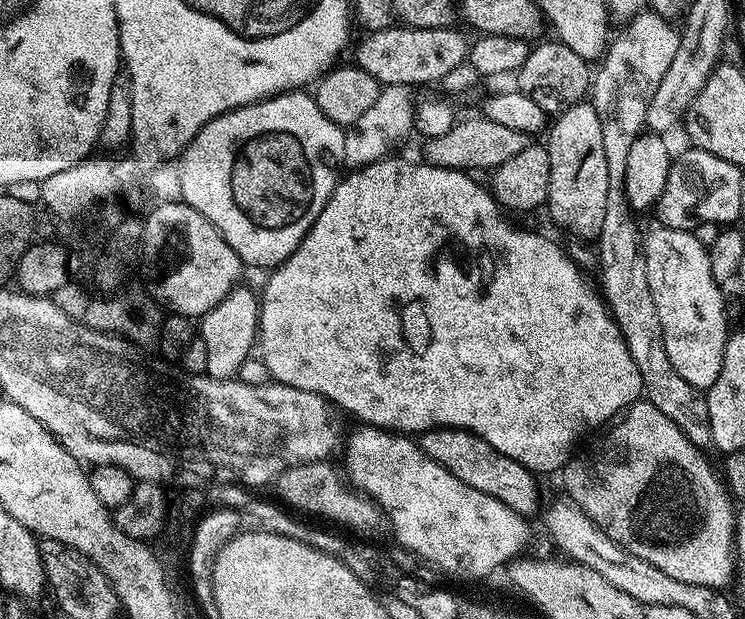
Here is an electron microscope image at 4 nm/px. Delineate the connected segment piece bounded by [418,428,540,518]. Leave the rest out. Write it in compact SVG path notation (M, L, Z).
M431 428L429 432L419 433L418 443L438 466L442 466L458 482L466 486L474 486L482 494L490 494L490 498L498 498L502 506L514 510L517 516L532 518L532 515L540 508L540 484L537 473L514 462L514 458L506 458L490 442L478 438L472 432L466 432L463 428Z

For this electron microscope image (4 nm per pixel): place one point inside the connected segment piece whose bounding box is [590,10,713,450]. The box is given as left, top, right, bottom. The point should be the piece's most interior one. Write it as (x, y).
(630, 71)

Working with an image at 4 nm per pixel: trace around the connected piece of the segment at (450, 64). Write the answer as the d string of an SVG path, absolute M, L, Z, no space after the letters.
M393 26L388 29L382 29L380 32L373 32L365 35L365 40L357 46L355 63L362 70L366 70L366 74L370 74L384 86L389 84L417 86L416 84L432 84L435 80L436 83L442 82L446 78L446 74L450 74L450 70L454 70L468 59L469 41L464 40L463 34L455 32L454 29L455 27L452 26L447 28Z

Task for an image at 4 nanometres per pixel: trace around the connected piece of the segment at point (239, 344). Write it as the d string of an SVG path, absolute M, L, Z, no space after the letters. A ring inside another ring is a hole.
M245 286L232 289L218 306L210 309L201 317L198 332L206 342L207 370L205 375L215 380L235 379L241 370L242 362L253 353L259 329L259 301L257 293Z

